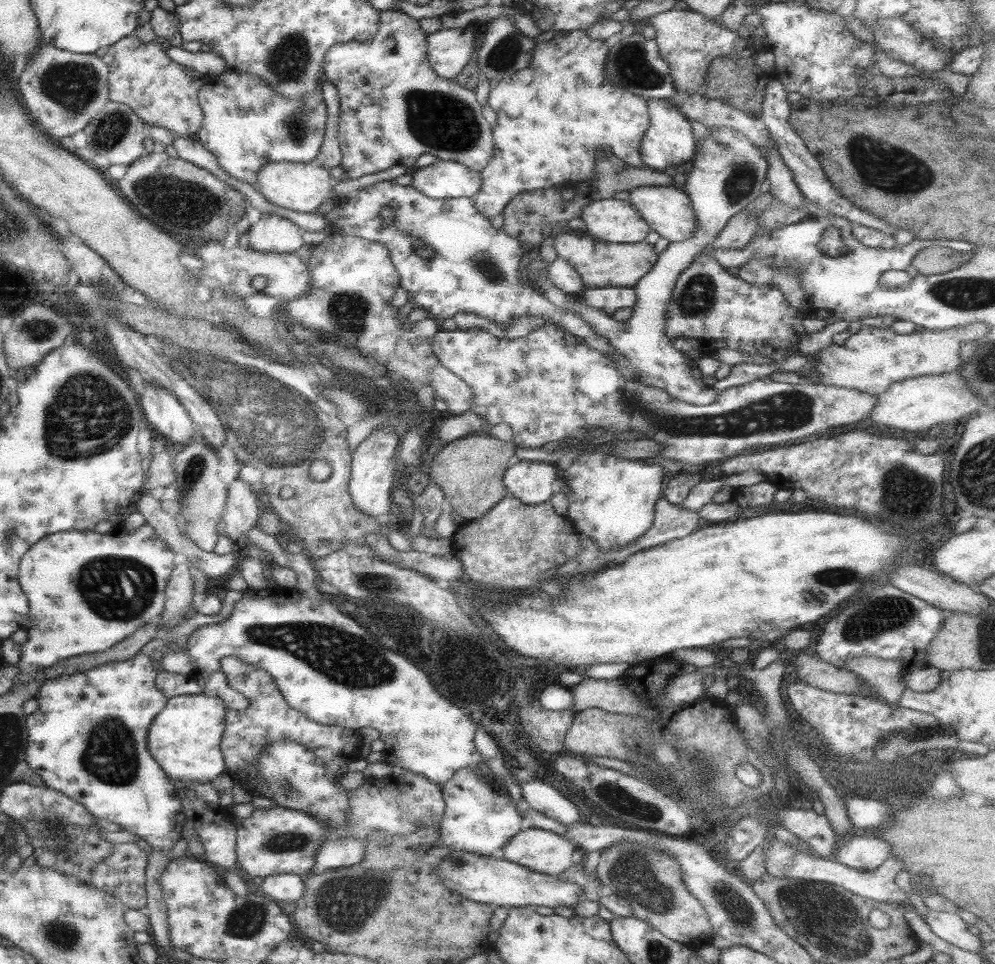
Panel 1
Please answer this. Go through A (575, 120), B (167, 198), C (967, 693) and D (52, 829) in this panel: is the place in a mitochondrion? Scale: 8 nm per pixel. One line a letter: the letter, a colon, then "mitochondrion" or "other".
A: other
B: mitochondrion
C: other
D: mitochondrion

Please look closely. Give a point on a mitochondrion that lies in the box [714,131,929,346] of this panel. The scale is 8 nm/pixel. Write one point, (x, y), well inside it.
(878, 169)

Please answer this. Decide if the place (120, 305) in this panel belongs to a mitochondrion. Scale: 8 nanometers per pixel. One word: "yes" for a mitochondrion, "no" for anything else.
no

